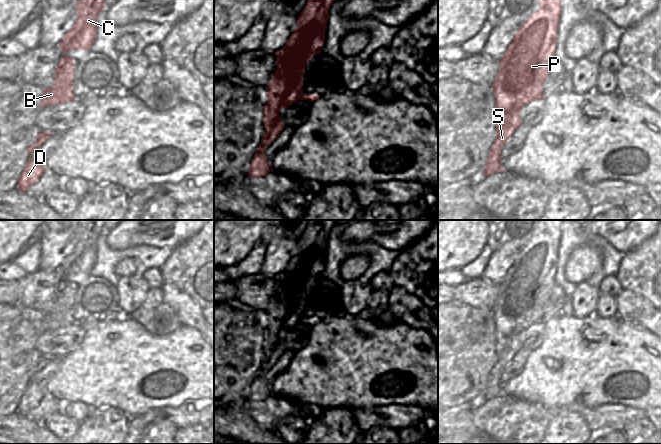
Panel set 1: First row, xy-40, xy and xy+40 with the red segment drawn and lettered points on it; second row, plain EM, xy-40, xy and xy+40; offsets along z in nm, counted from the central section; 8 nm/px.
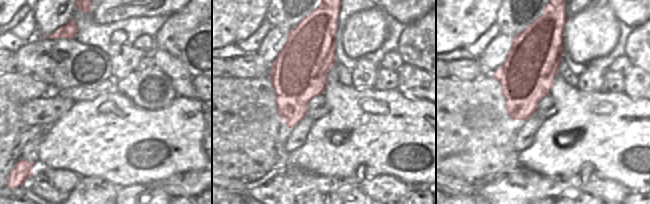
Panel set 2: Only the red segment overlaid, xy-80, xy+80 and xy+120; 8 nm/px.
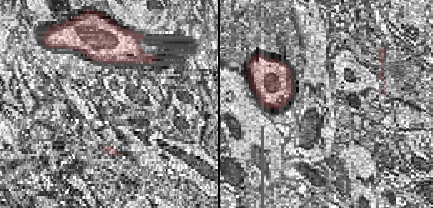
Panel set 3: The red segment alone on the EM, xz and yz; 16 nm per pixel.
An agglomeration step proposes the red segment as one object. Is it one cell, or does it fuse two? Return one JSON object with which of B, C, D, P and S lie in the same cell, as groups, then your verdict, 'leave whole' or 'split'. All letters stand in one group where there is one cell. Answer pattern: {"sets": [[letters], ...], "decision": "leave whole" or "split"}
{"sets": [["B", "C", "D", "P", "S"]], "decision": "leave whole"}

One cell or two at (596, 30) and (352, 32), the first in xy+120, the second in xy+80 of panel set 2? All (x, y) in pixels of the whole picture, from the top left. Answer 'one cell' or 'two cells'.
one cell

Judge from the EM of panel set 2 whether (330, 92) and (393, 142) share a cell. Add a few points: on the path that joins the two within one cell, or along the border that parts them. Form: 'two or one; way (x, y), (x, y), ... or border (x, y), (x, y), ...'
one; way (346, 104), (374, 132), (377, 132)

